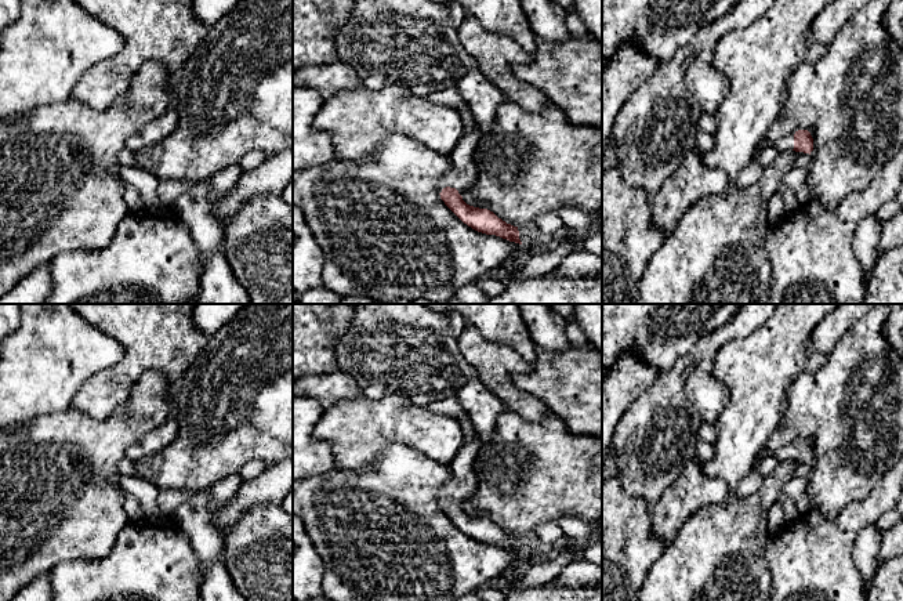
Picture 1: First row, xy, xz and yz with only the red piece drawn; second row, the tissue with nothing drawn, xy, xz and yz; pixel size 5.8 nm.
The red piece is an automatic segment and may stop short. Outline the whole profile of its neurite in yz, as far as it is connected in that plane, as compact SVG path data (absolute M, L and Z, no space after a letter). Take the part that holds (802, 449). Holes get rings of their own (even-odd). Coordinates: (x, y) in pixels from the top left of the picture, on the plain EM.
M798 439L781 446L772 456L775 456L779 461L795 460L810 464L813 460L813 448L808 439Z

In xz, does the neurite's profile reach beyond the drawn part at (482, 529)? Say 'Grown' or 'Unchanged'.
Grown

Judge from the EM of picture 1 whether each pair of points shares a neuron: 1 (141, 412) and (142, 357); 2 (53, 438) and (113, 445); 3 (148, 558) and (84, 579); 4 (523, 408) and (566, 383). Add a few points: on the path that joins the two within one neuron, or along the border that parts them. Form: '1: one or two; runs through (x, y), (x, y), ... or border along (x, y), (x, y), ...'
1: two; border along (171, 386), (158, 372), (147, 370), (126, 402)
2: one; runs through (68, 445), (98, 445)
3: one; runs through (133, 574), (127, 579), (100, 579)
4: two; border along (511, 380), (517, 387), (533, 394), (548, 412)

